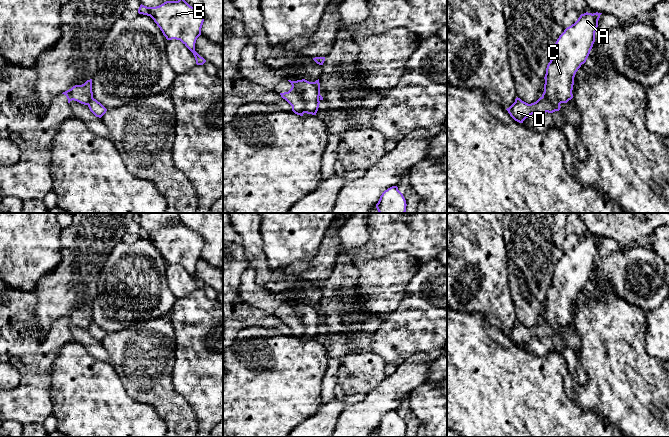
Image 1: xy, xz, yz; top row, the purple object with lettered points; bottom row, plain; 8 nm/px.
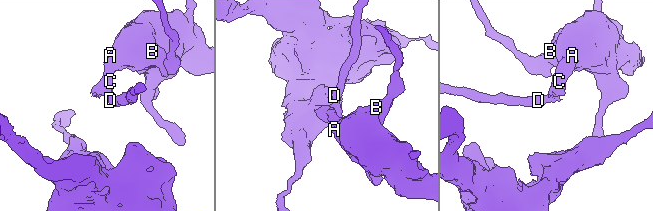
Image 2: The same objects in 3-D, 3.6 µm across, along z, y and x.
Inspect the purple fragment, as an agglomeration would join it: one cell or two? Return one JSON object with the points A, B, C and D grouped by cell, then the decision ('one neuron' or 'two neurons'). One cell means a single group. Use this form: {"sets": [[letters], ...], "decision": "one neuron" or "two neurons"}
{"sets": [["A", "B", "C"], ["D"]], "decision": "two neurons"}

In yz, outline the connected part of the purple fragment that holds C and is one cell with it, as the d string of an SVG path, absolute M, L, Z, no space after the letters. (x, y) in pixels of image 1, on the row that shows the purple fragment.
M581 14L557 39L544 77L542 98L546 101L561 104L573 98L574 77L590 54L601 14Z

